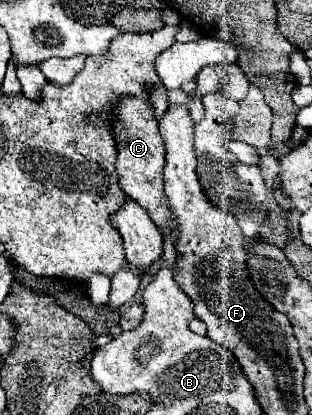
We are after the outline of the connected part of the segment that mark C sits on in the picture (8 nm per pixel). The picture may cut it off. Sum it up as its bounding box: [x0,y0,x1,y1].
[114,100,176,240]

